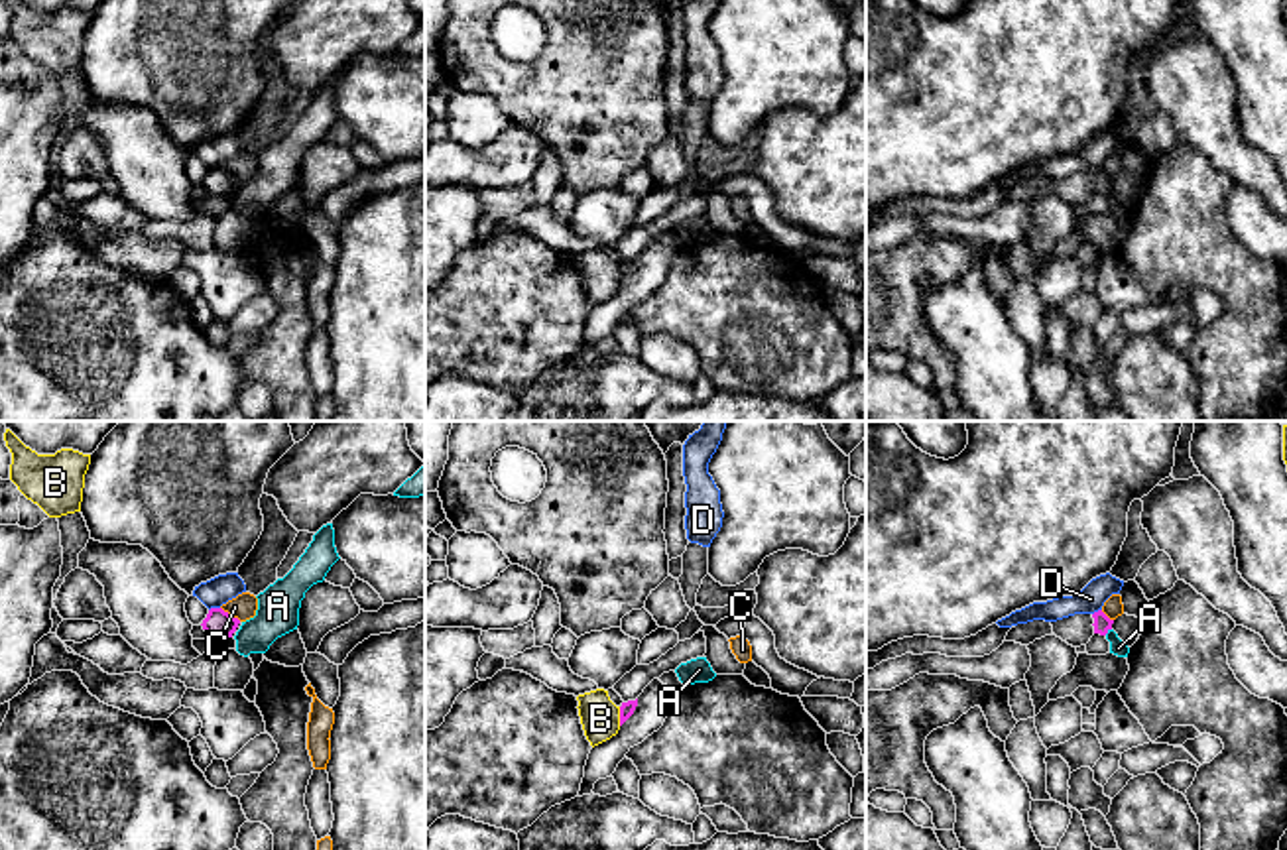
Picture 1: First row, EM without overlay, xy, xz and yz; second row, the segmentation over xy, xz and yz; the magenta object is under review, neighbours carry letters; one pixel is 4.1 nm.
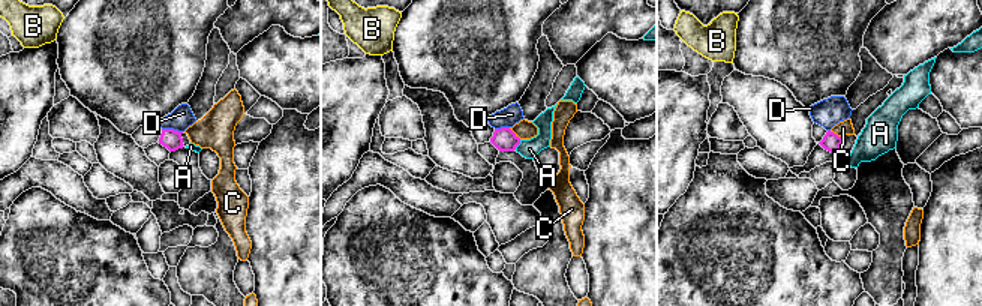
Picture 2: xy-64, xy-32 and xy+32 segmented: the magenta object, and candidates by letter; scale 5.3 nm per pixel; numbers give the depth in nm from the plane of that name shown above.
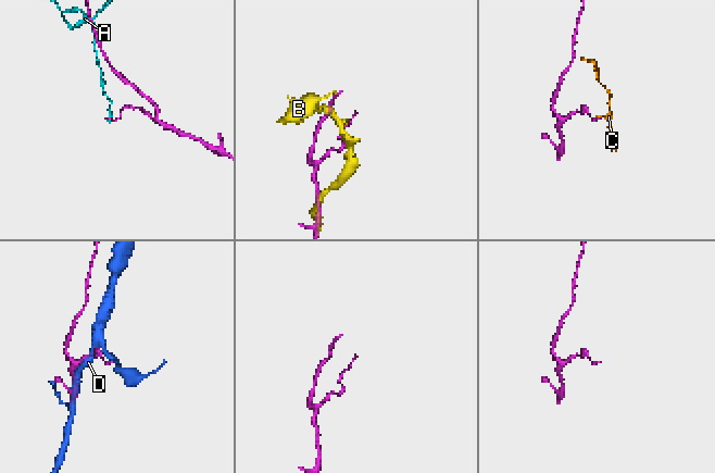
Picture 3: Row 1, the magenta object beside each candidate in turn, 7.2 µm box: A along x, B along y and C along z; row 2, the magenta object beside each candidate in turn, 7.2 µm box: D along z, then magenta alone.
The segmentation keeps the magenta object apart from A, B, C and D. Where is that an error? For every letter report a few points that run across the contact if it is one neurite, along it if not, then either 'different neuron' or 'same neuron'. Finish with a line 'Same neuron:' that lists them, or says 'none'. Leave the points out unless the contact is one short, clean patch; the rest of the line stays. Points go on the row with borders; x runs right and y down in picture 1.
A: line yz (1110, 628), (1104, 634); different neuron
B: different neuron
C: line xy (221, 607), (241, 620); different neuron
D: different neuron
Same neuron: none

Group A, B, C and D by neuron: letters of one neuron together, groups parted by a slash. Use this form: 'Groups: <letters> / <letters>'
Groups: A / B / C / D

